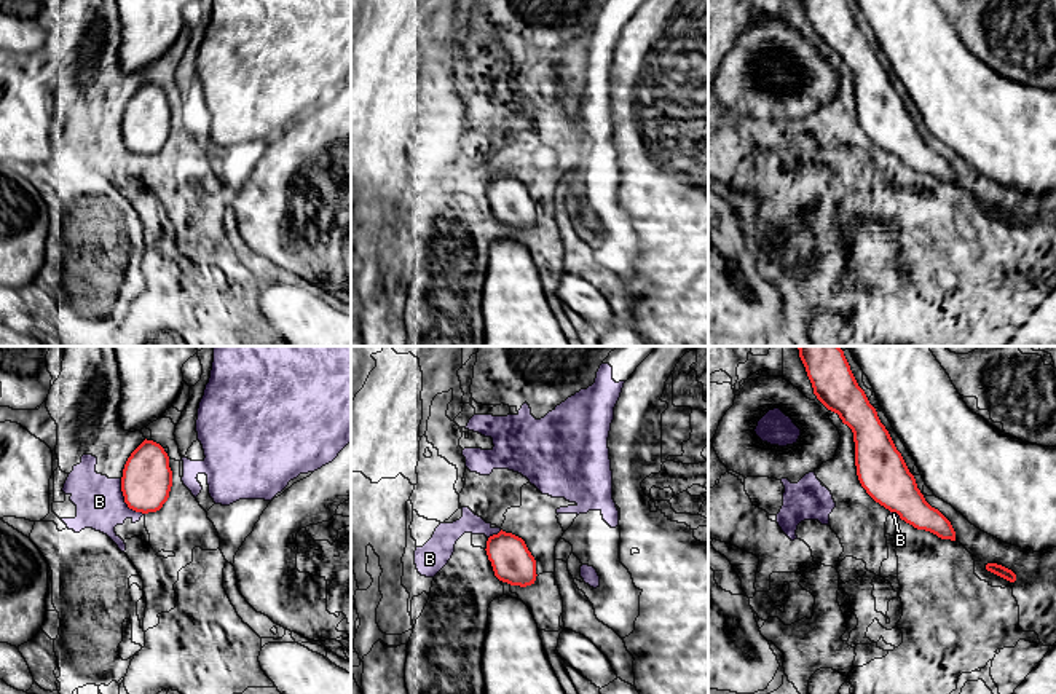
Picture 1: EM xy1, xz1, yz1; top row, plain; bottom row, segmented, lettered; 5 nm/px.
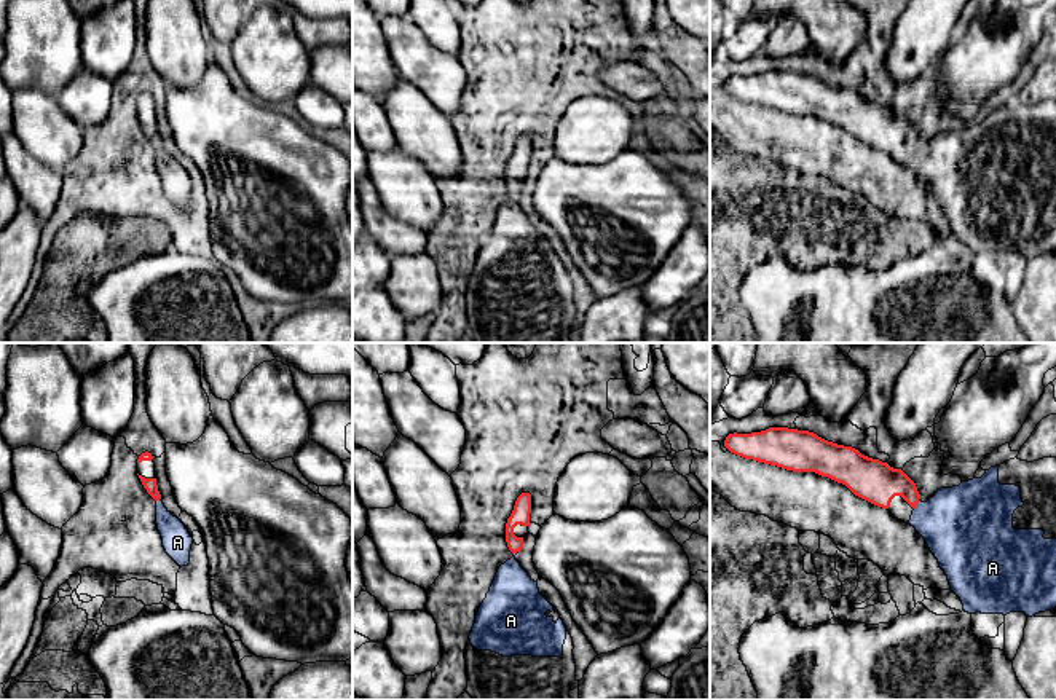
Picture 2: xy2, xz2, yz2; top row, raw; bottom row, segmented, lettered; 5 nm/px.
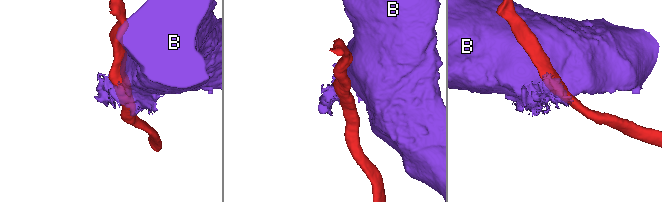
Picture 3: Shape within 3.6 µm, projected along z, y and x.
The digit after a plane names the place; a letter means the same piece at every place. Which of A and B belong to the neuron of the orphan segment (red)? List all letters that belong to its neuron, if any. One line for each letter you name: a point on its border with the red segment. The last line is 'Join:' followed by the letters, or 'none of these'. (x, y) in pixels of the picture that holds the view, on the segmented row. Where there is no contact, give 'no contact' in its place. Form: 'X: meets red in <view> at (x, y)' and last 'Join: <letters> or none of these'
A: meets red in yz2 at (918, 503)
Join: A

